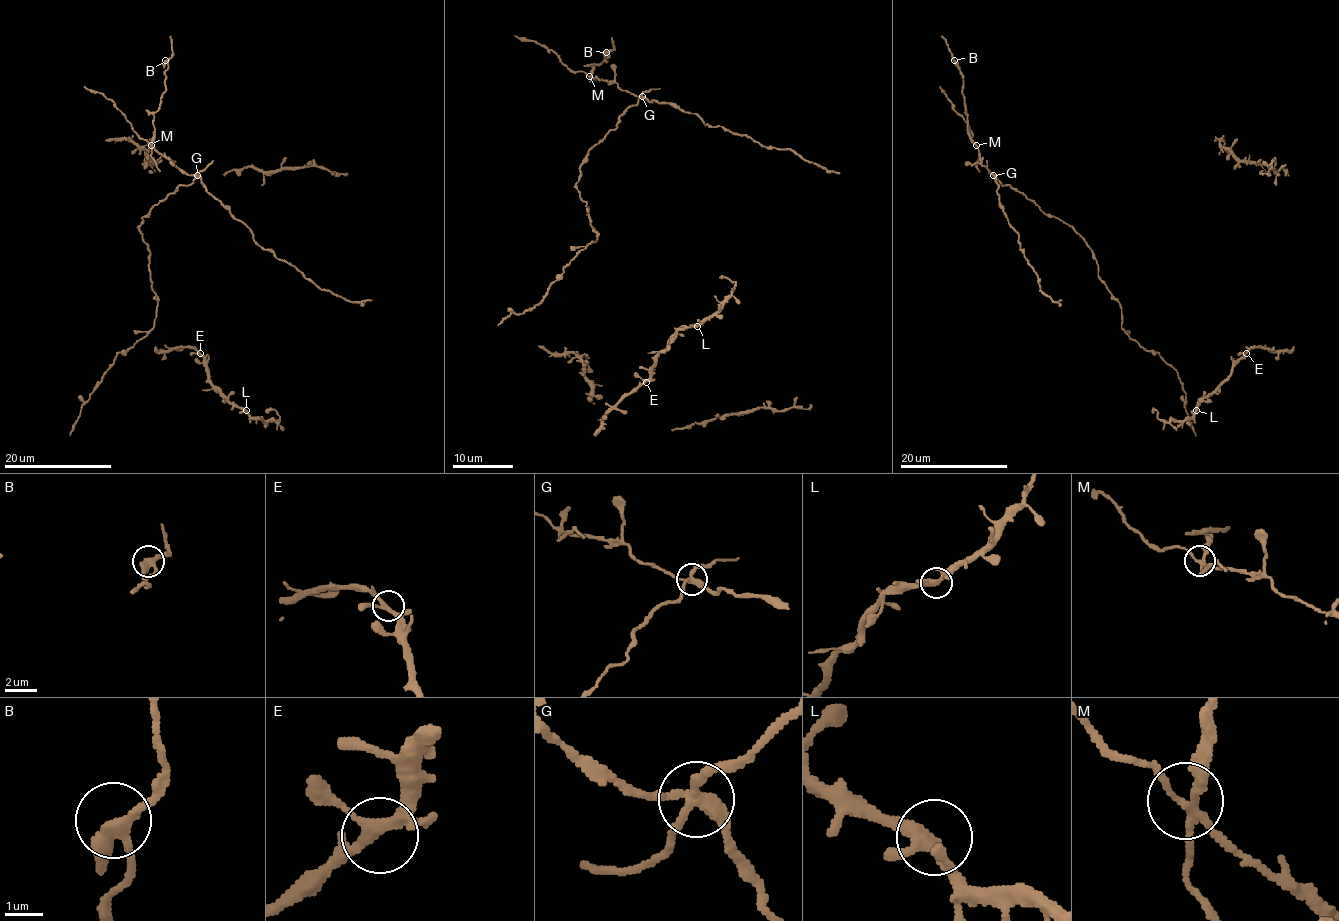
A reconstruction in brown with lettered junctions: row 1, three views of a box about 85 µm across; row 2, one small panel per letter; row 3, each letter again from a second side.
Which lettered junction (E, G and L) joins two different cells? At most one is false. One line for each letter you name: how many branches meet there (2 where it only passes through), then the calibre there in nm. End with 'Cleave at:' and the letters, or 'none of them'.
G: 4 branches meet; 320 nm thick
Cleave at: G

